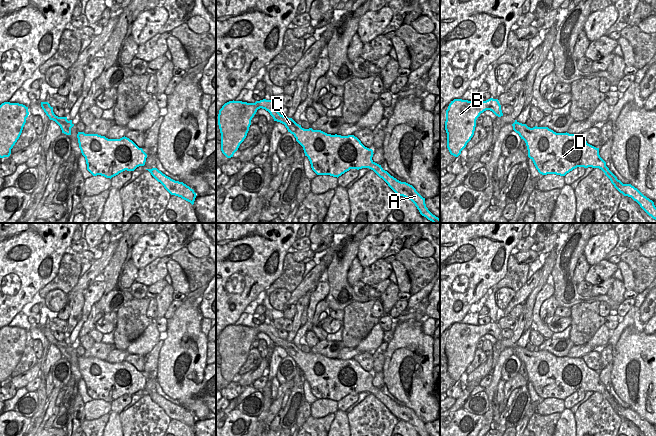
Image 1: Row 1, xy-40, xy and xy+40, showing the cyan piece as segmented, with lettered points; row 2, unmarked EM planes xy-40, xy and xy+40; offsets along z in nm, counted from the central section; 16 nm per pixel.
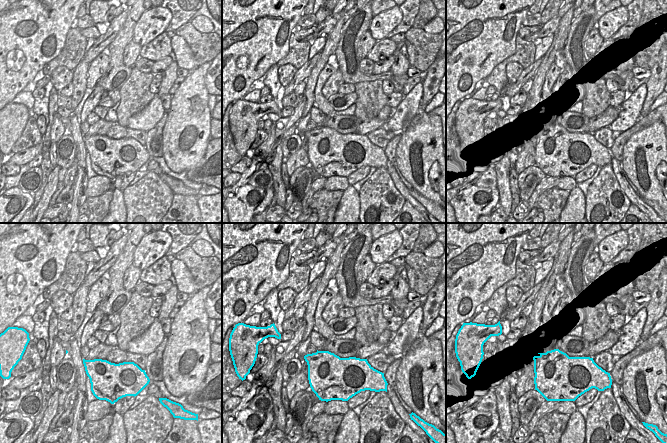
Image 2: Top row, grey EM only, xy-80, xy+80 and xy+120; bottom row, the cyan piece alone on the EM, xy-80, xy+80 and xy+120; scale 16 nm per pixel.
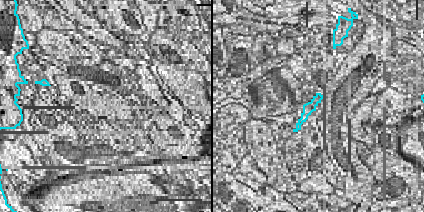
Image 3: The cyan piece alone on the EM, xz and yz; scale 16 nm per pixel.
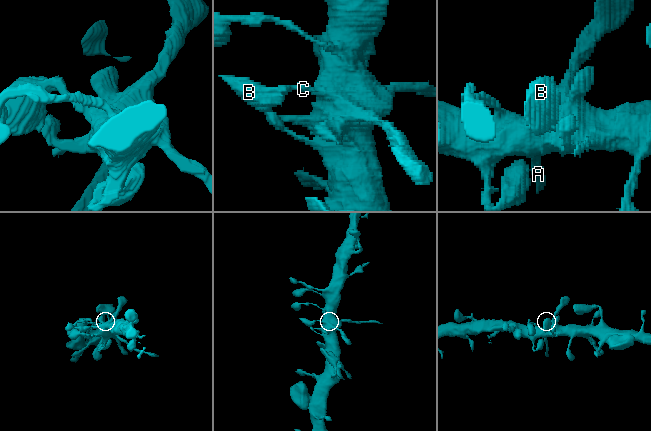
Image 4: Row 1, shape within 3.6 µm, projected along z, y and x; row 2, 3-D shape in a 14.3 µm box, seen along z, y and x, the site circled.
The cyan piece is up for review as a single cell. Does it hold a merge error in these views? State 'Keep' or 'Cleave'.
Cleave.

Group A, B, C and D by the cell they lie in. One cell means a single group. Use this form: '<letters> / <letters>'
A / B C D

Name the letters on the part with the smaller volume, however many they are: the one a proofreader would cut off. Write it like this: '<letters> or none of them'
A

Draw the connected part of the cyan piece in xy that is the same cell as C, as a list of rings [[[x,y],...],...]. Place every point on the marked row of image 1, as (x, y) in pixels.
[[[273,99],[255,103],[233,100],[222,106],[218,114],[218,125],[221,151],[227,158],[233,157],[246,138],[251,120],[260,108],[268,111],[274,121],[284,124],[288,132],[294,135],[317,175],[338,178],[350,169],[381,168],[372,160],[373,150],[365,147],[354,135],[331,135],[321,130],[304,129],[292,118],[281,115]]]

